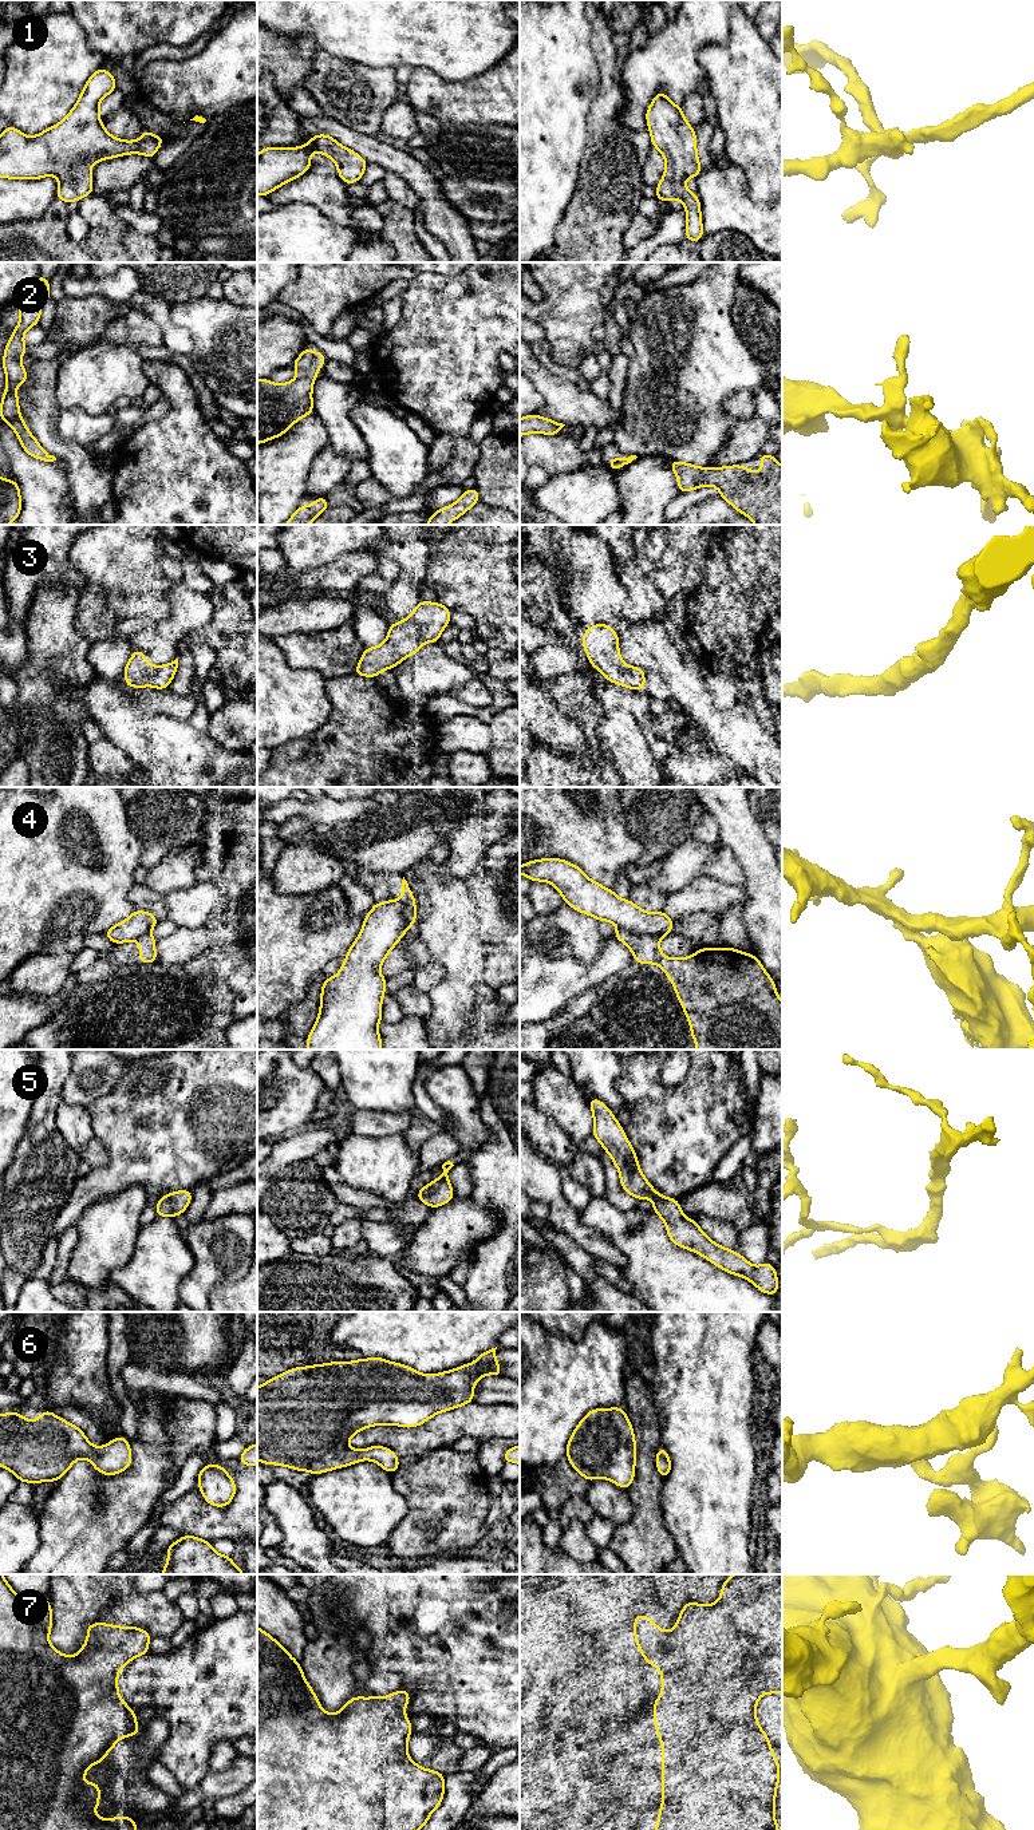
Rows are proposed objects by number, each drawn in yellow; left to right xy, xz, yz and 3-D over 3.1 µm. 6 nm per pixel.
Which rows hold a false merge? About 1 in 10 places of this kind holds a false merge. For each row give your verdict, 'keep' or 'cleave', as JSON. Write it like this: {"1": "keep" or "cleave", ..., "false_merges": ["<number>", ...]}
{"1": "keep", "2": "keep", "3": "keep", "4": "cleave", "5": "keep", "6": "keep", "7": "keep", "false_merges": ["4"]}

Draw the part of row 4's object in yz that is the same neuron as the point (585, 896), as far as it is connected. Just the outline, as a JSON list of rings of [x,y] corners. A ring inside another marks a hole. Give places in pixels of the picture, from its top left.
[[[541,858],[520,866],[520,874],[532,882],[553,885],[565,904],[599,921],[616,924],[639,936],[664,937],[672,933],[674,921],[663,912],[648,913],[631,900],[620,900],[611,889],[589,880],[577,865],[560,858]]]

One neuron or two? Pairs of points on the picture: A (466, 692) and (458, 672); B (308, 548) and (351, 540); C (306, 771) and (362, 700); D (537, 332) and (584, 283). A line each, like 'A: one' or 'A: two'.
A: two
B: one
C: one
D: two

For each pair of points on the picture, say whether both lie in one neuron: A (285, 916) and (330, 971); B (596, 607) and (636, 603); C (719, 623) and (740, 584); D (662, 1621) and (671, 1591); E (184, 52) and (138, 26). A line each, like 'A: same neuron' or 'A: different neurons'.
A: different neurons
B: different neurons
C: same neuron
D: different neurons
E: different neurons

